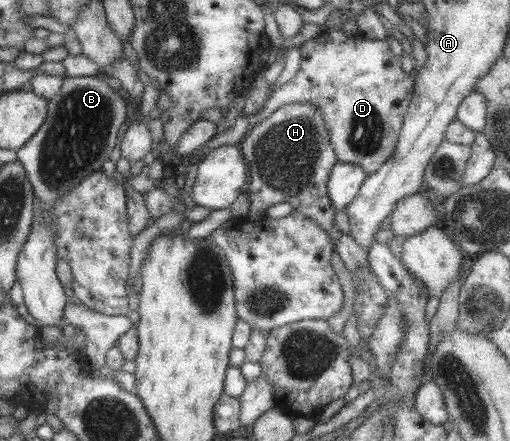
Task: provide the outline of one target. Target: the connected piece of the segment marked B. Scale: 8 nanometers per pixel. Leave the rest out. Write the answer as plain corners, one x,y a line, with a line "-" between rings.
64,77
62,89
49,100
48,117
40,131
20,150
17,151
17,159
26,168
27,175
35,190
35,196
44,204
44,212
50,214
50,210
56,206
58,199
70,194
74,188
80,186
82,181
94,172
102,170
104,163
110,159
112,151
120,142
120,129
124,127
129,116
129,106
122,95
118,95
100,77

